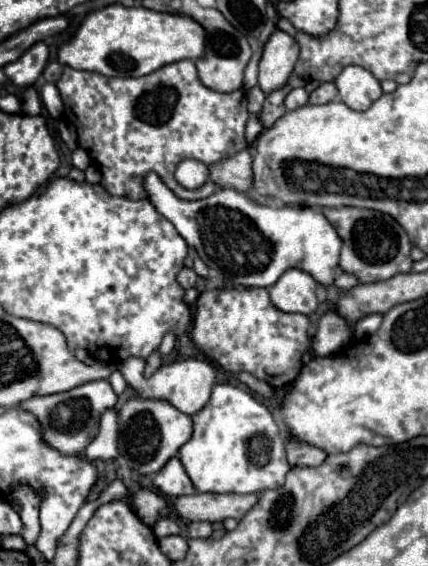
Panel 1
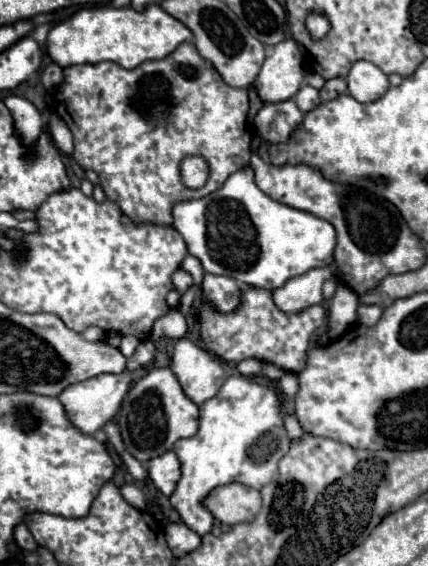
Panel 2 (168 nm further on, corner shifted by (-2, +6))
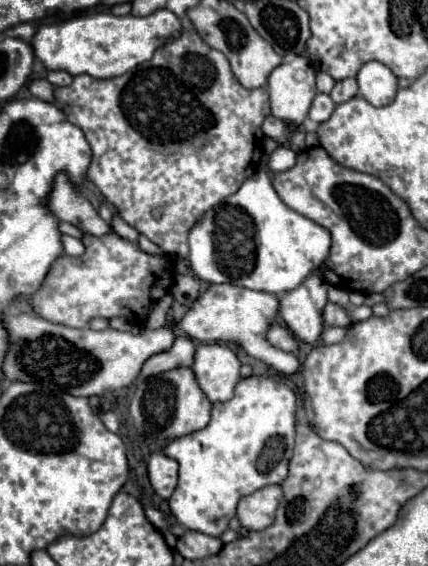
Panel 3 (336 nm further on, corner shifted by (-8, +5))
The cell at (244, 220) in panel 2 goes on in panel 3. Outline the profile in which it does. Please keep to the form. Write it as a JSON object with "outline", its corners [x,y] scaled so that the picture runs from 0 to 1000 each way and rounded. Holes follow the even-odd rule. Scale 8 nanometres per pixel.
{"outline":[[[614,274],[600,306],[563,323],[563,330],[526,348],[507,366],[470,380],[470,394],[456,394],[442,408],[442,465],[451,482],[484,500],[544,500],[596,514],[666,518],[708,500],[708,493],[750,472],[769,454],[773,415],[759,401],[731,394],[727,387],[675,369],[633,330],[624,302],[624,274]]]}

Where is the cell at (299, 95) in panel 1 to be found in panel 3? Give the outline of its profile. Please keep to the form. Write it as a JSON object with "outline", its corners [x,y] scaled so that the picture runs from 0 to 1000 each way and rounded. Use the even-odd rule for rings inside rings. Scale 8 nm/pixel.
{"outline":[[[741,164],[736,175],[731,175],[731,182],[727,182],[722,207],[727,207],[731,214],[741,214],[741,217],[755,217],[755,214],[764,214],[764,210],[773,207],[778,193],[783,193],[783,186],[778,186],[773,171],[759,168],[759,164]]]}

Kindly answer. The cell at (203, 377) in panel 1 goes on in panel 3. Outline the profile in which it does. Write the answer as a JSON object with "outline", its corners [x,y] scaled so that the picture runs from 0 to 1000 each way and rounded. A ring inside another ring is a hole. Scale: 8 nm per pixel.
{"outline":[[[470,606],[451,631],[451,659],[470,691],[493,712],[544,701],[544,684],[558,673],[563,641],[549,620],[526,606]]]}

